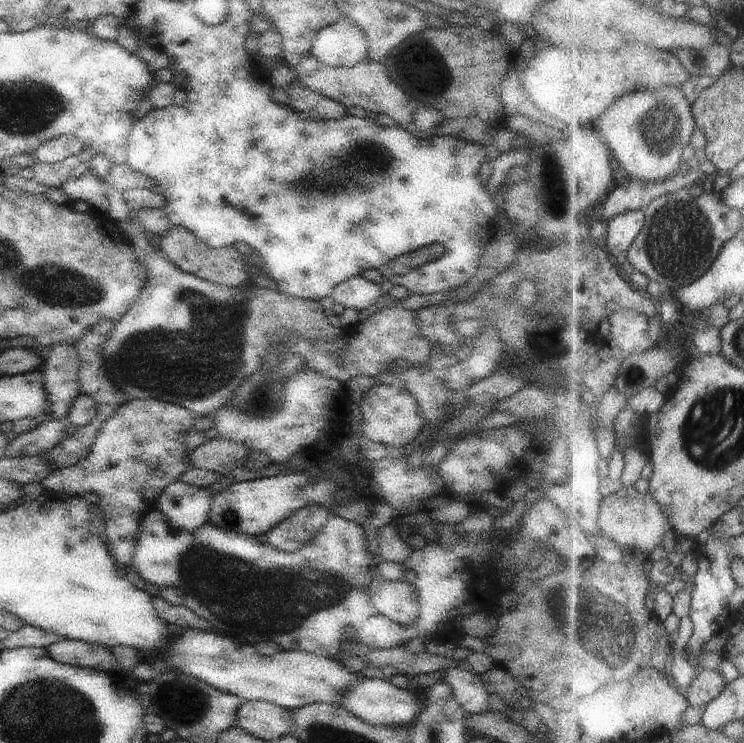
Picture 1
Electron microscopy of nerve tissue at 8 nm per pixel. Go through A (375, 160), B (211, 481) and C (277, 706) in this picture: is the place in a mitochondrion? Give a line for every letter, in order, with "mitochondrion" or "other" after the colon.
A: mitochondrion
B: other
C: other

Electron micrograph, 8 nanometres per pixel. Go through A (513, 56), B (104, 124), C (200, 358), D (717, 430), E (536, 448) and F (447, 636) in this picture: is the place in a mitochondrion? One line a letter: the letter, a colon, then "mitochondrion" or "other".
A: other
B: other
C: mitochondrion
D: mitochondrion
E: other
F: other

